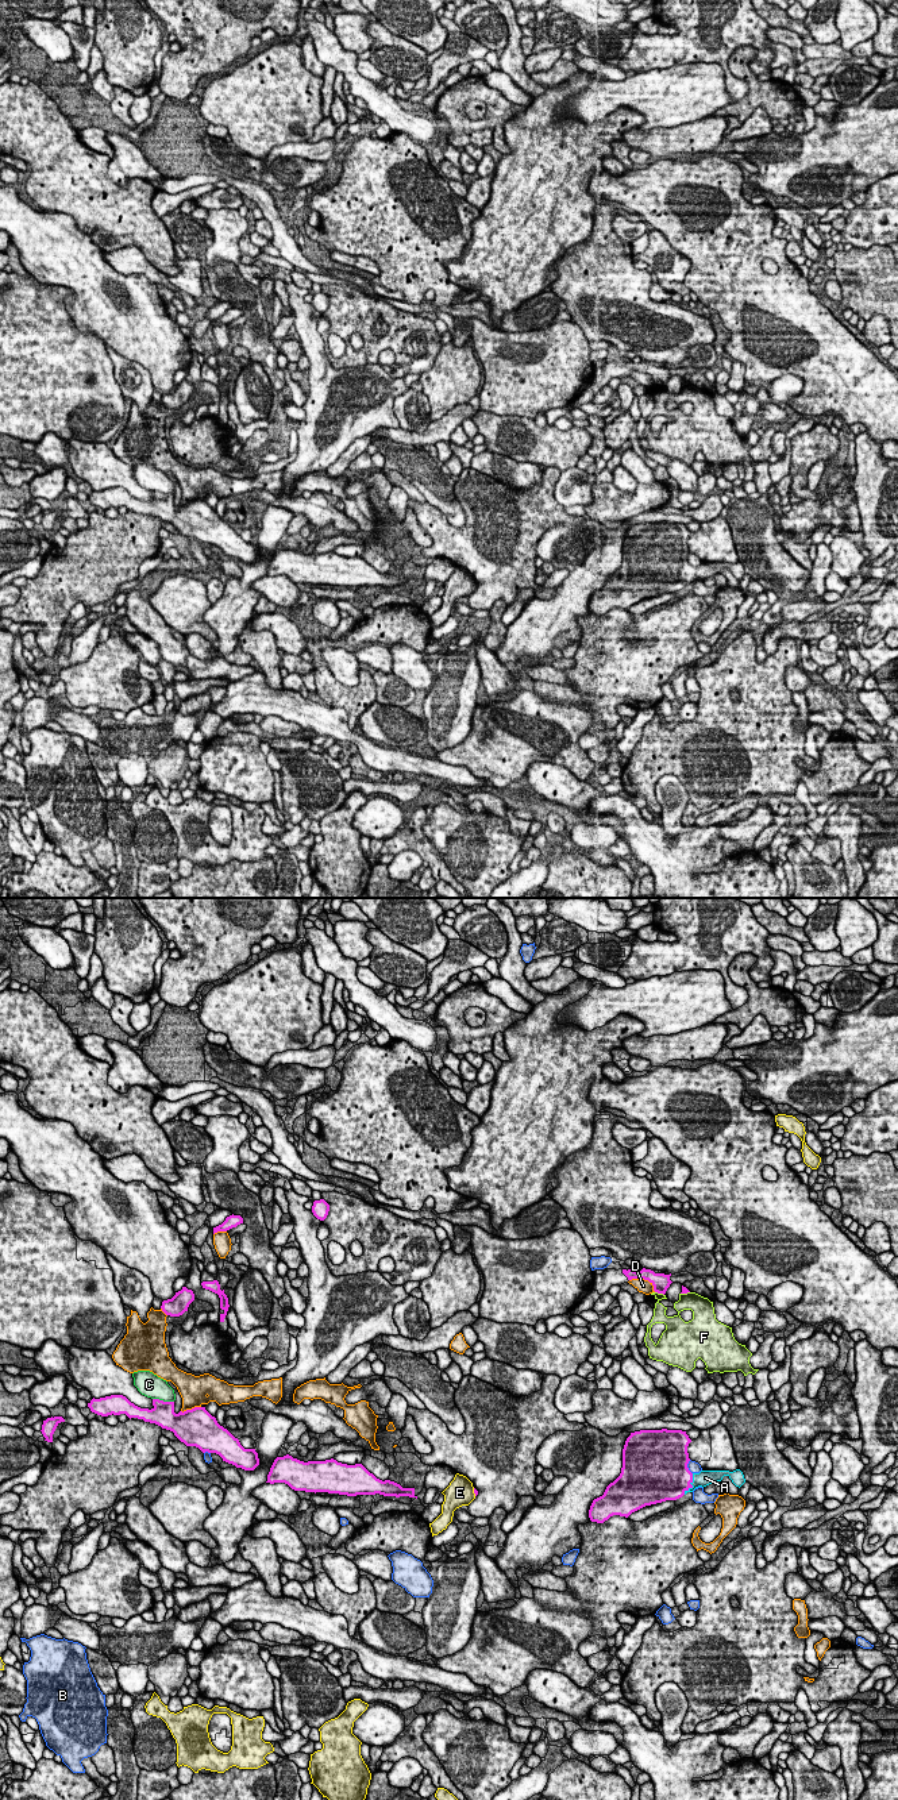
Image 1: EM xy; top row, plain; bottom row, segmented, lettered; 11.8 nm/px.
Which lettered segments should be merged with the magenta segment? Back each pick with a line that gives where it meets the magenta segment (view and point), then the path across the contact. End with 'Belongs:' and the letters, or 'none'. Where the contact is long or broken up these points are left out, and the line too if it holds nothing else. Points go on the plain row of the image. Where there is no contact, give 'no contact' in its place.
A: xy (690, 577) | across xy (670, 571), (690, 577), (705, 570)
Belongs: A

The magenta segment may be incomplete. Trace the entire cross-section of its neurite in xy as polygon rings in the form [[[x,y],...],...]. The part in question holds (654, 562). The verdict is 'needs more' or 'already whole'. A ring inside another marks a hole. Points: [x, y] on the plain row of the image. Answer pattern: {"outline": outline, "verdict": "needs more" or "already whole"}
{"outline": [[[682,523],[631,525],[623,541],[621,566],[602,589],[593,593],[590,613],[604,616],[613,608],[628,610],[645,598],[677,593],[698,579],[721,574],[724,568],[739,581],[745,575],[740,562],[691,566],[687,560],[690,535]]], "verdict": "needs more"}

